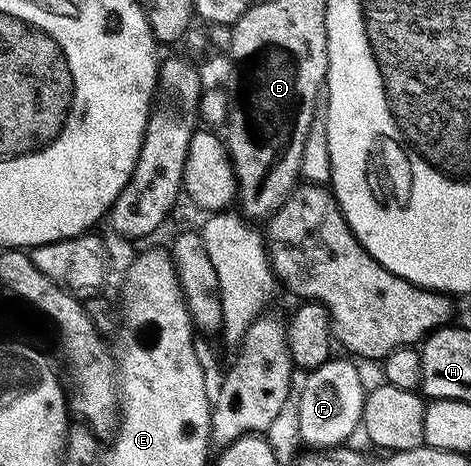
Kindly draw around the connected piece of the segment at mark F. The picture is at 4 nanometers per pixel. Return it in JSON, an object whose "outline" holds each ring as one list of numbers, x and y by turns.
{"outline":[[342,356,332,357,317,369,304,375,304,382,299,394,297,422,302,440,308,447,330,449,346,443,355,430,358,431,363,418,365,385,352,359]]}

